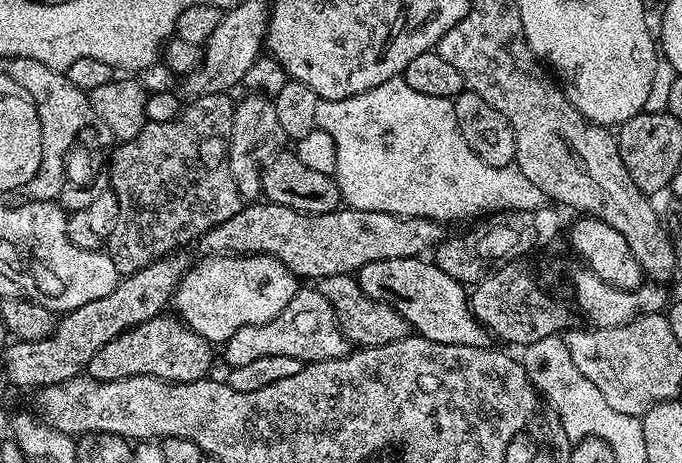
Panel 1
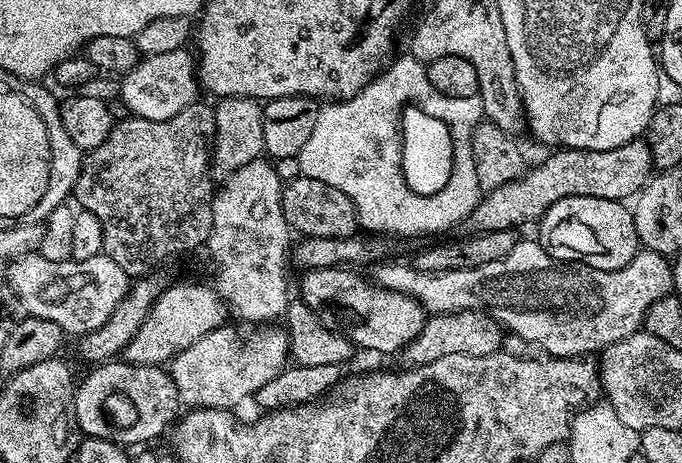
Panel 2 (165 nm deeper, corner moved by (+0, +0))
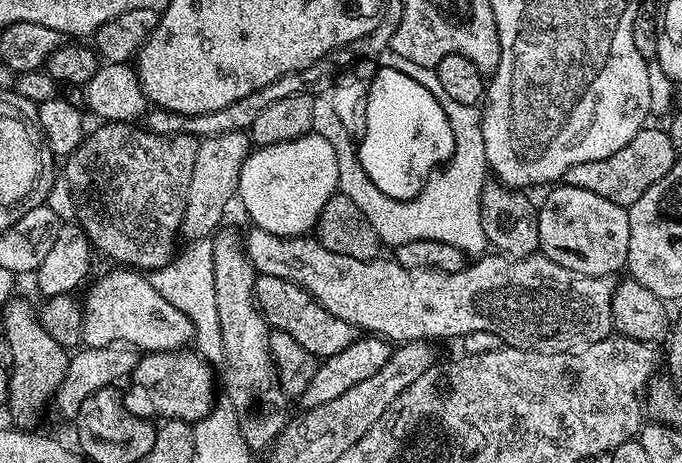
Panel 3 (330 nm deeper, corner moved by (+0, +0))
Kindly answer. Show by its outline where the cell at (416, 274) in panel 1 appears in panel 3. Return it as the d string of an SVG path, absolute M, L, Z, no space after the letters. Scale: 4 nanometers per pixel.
M273 276L256 277L256 304L264 319L275 331L290 334L306 350L310 350L317 358L327 358L346 350L358 339L358 328L350 322L330 314L305 288L290 282L286 278Z

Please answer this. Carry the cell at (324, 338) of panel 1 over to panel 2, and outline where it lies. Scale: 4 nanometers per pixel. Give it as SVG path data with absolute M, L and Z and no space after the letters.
M272 322L253 327L249 331L252 333L245 340L231 326L215 328L210 334L206 334L206 338L200 338L198 342L194 342L194 346L186 346L186 350L179 352L170 361L172 381L180 395L181 405L187 406L189 409L227 408L232 410L237 407L235 404L243 402L244 396L255 397L256 392L262 390L262 386L266 386L266 382L270 382L270 378L274 378L290 364L287 331L283 327L276 327L280 326Z

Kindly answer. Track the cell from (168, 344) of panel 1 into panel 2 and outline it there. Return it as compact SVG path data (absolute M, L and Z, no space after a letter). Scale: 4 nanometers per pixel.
M127 362L97 364L91 371L81 384L79 381L76 388L76 421L85 437L93 436L108 440L111 444L129 446L128 444L144 444L147 440L156 440L164 431L165 435L173 427L182 405L171 371L154 364L142 366Z

